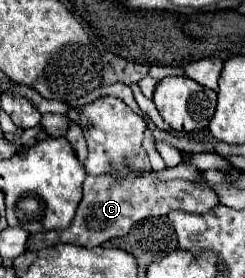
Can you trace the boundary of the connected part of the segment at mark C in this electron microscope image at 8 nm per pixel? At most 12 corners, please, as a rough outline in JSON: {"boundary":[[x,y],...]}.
{"boundary":[[88,175],[54,243],[98,247],[146,217],[206,213],[210,187]]}

